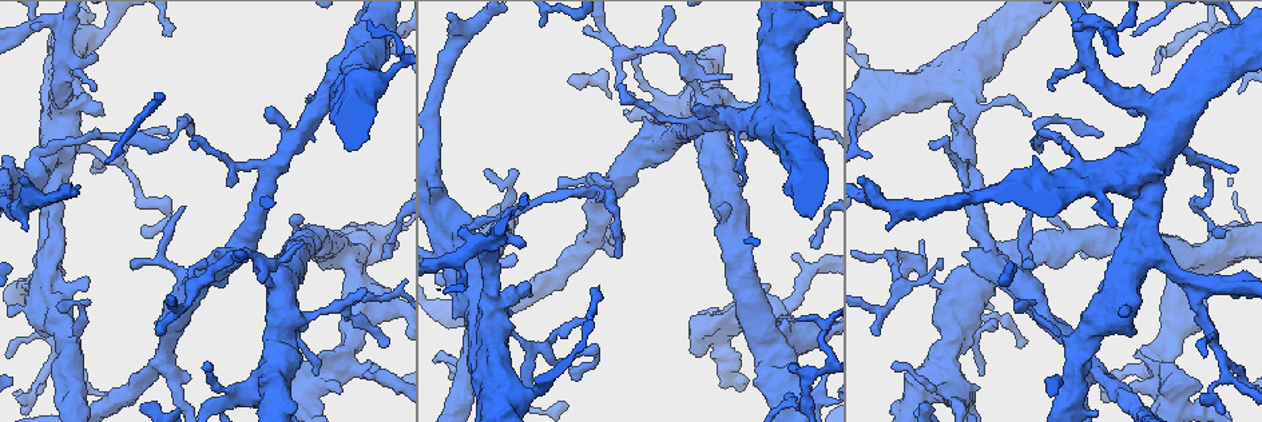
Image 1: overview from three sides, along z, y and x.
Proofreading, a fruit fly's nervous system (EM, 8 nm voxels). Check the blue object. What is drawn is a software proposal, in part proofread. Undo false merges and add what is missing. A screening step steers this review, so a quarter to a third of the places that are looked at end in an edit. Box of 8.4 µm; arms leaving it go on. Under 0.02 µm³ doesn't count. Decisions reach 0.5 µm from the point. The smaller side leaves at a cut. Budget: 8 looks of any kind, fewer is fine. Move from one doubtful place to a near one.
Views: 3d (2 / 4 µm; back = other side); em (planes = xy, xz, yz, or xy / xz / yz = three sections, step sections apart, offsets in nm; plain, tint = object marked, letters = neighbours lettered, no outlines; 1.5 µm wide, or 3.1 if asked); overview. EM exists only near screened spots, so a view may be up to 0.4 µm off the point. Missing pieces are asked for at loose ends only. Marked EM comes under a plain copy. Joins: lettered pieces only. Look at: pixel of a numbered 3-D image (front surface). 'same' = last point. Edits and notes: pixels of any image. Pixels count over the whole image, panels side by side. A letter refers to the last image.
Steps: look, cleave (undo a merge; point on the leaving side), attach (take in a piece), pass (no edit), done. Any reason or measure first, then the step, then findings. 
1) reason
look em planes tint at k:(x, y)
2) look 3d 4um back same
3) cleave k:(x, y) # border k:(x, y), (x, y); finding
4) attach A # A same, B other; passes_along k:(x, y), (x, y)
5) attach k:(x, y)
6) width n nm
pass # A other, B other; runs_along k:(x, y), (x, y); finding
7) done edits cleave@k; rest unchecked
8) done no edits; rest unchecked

look em xz step 8 tint at 1:(619, 255)

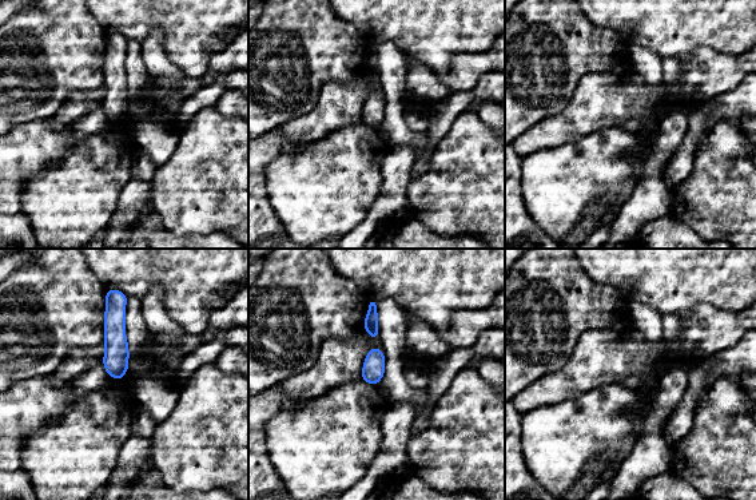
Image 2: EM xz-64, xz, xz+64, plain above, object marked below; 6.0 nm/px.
look em planes letters same

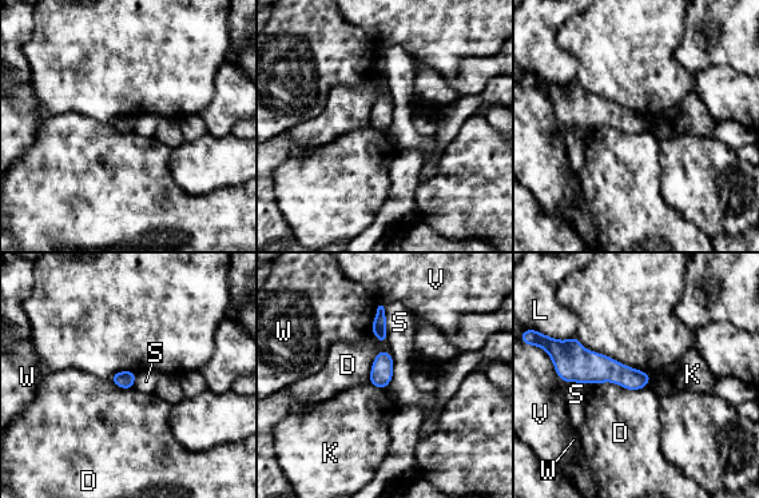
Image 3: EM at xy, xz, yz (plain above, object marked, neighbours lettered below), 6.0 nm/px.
longest_contact D 300 nm
pass # D other, K other, L other, S other, V other, W other; none of them fits

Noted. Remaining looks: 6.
an open end
look em planes letters at 1:(631, 92)

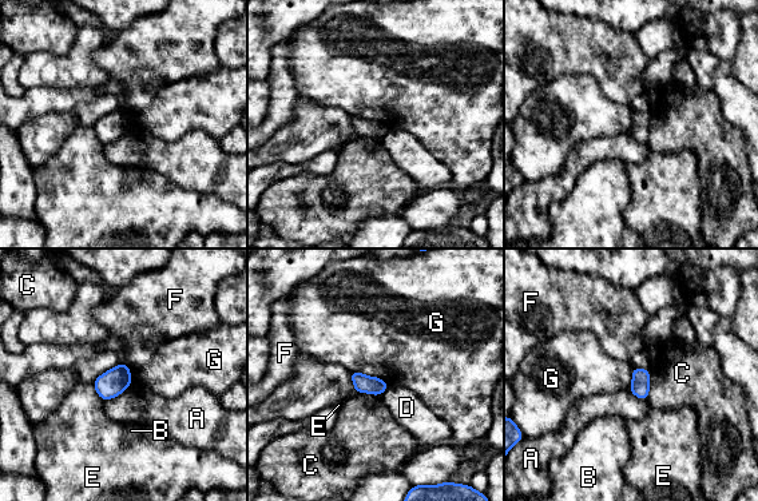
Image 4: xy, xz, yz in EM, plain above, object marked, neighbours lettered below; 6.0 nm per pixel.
pass # A other, B other, C other, D other, E other, F other, G other; border 4:(350, 370), (380, 377), (389, 384); no lettered piece goes on from it

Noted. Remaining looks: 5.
tapers out
look em xy step 4 tint at 1:(574, 377)

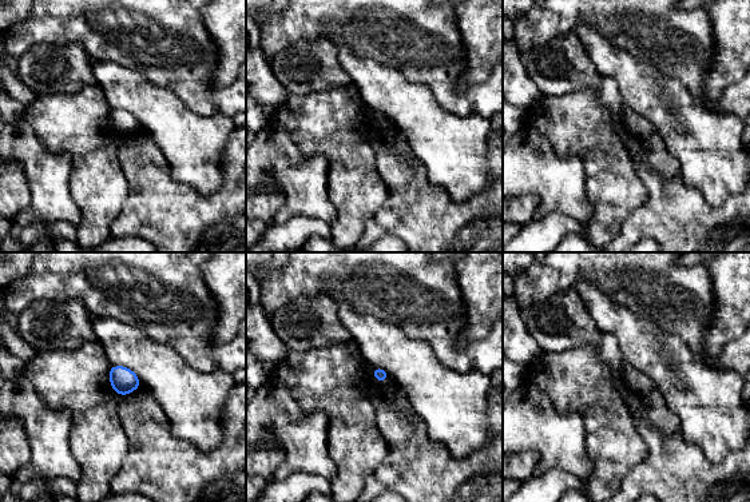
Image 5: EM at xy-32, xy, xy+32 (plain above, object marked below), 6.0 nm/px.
look em planes letters same

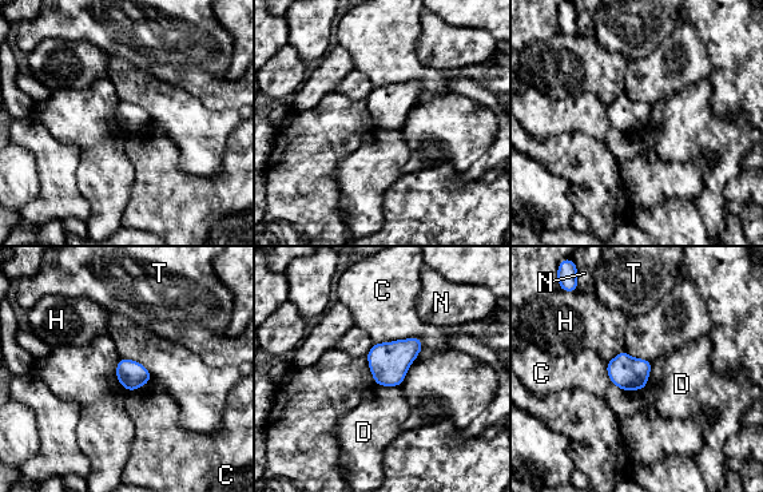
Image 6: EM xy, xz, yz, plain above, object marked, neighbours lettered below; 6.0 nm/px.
pass # C other, D other, H other, N other, T other; none of them fits

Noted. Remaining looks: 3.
done no edits; rest unchecked

